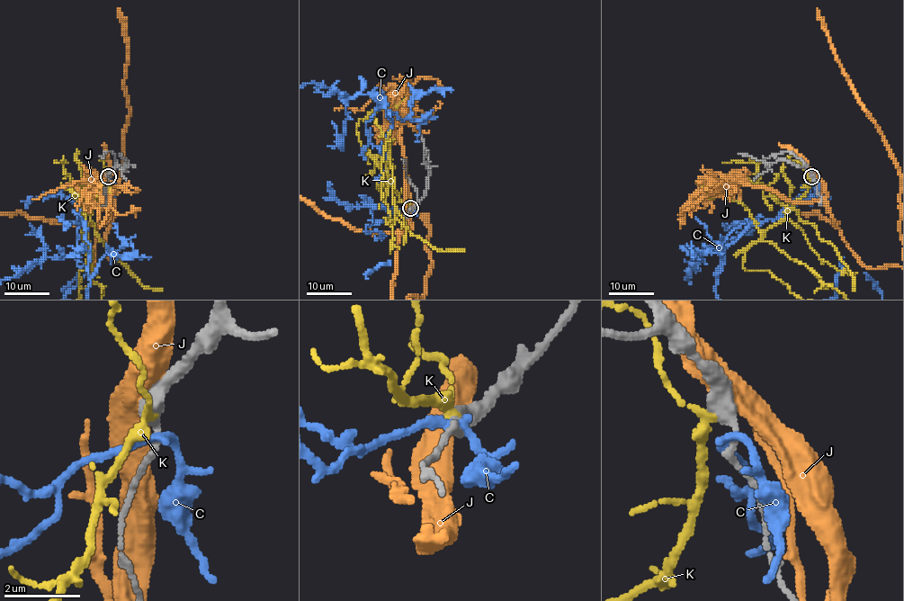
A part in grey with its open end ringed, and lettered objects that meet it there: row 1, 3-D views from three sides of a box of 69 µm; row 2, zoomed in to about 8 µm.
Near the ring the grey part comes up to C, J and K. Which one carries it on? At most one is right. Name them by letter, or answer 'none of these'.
K

